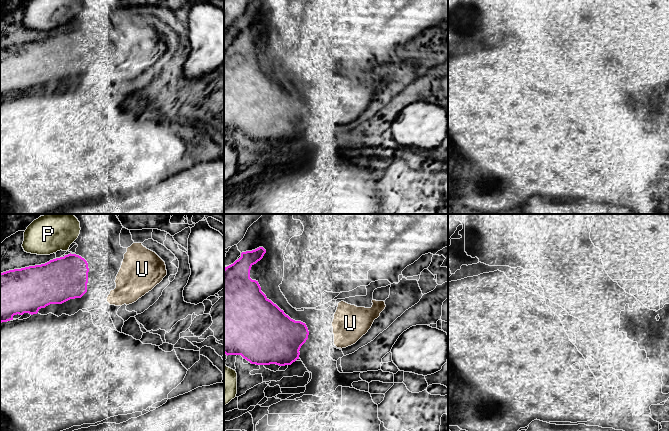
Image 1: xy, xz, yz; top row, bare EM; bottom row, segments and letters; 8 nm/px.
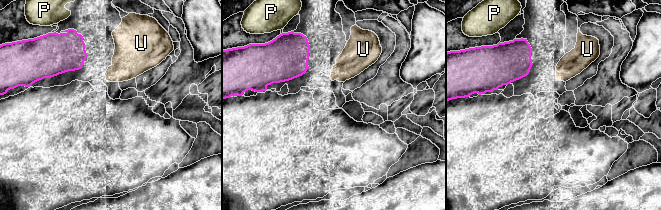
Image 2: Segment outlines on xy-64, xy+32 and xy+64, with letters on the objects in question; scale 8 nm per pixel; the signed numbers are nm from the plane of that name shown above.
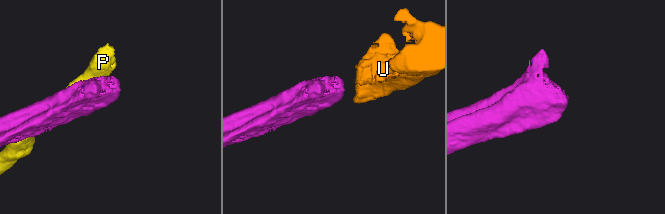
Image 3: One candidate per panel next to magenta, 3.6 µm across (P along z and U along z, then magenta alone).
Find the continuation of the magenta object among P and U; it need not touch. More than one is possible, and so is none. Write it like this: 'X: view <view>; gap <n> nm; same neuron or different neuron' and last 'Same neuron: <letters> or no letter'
P: view xy; gap 40 nm; different neuron
U: view xy; gap 170 nm; same neuron
Same neuron: U

